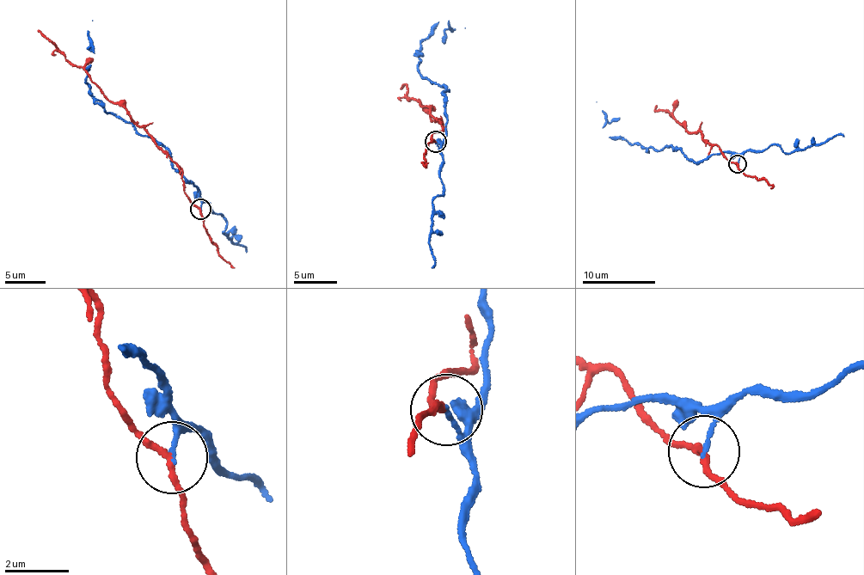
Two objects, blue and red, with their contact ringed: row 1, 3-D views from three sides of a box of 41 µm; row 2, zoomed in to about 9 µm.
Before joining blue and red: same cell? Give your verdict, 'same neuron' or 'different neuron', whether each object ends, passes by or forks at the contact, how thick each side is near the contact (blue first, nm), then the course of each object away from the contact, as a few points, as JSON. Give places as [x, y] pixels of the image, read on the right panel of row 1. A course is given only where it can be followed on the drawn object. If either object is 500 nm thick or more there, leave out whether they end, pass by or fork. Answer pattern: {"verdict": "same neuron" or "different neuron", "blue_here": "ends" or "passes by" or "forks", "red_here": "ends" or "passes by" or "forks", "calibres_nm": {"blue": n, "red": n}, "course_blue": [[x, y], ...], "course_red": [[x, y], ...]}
{"verdict": "different neuron", "blue_here": "ends", "red_here": "passes by", "calibres_nm": {"blue": 130, "red": 180}, "course_blue": [[738, 164], [739, 157], [728, 152], [692, 161], [683, 150], [665, 146], [656, 151], [609, 137], [597, 101]], "course_red": [[738, 164], [703, 139], [703, 134], [687, 130], [665, 110], [657, 110], [656, 106]]}

